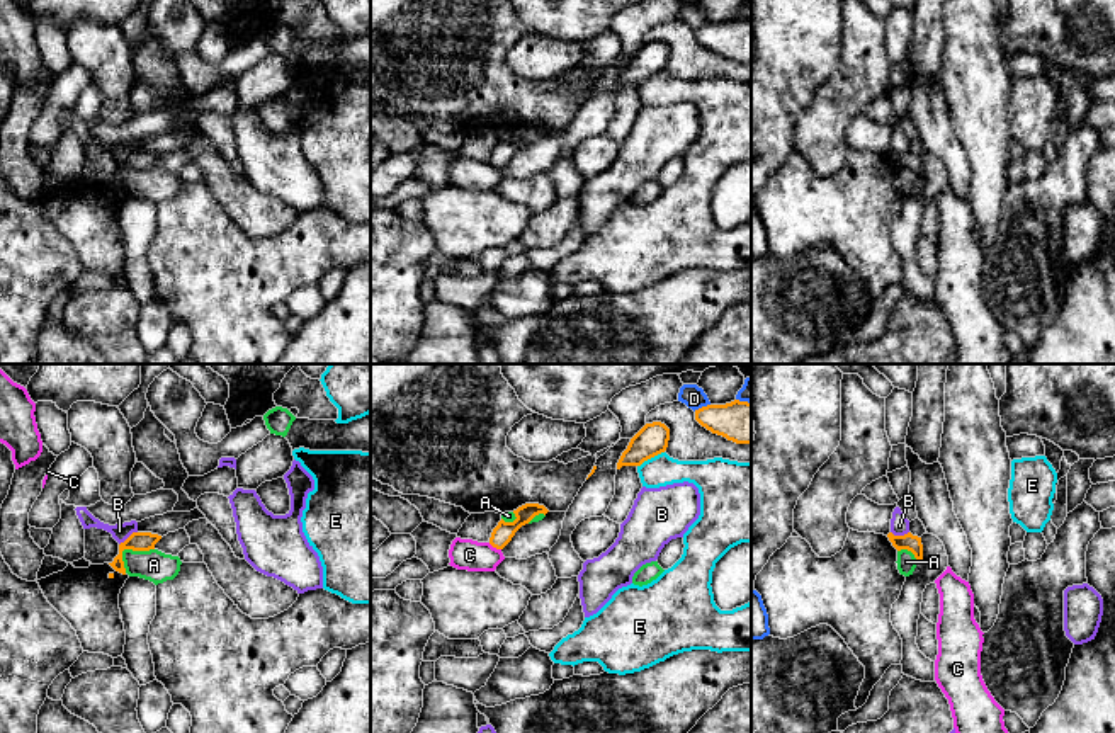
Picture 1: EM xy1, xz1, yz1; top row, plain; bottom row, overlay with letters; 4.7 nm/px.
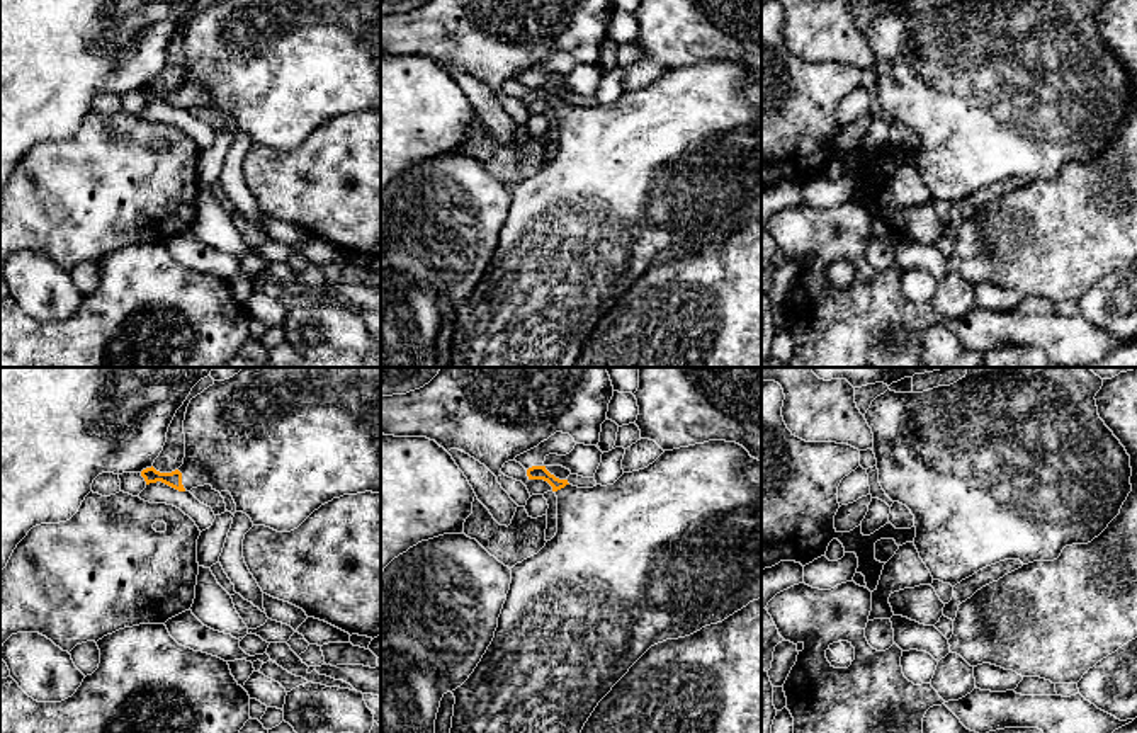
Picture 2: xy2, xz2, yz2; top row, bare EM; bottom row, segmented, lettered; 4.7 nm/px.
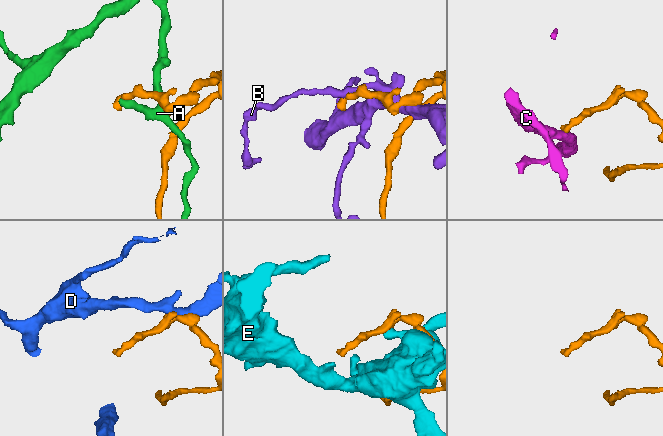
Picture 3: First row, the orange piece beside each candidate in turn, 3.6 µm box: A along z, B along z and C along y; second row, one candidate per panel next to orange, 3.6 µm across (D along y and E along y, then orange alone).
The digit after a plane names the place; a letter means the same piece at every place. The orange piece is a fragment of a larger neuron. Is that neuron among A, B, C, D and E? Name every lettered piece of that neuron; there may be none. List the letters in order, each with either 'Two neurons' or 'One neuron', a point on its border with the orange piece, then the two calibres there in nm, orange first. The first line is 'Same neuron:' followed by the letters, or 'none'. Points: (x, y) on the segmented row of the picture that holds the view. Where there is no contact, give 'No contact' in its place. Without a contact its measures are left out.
Same neuron: none
A: Two neurons. Touches orange at xy1 (128, 548). Thickness 100 nm (orange) against 150 nm
B: Two neurons. Touches orange at xy1 (130, 536). Thickness 100 nm (orange) against 80 nm
C: Two neurons. Touches orange at xz1 (495, 546). Thickness 100 nm (orange) against 150 nm
D: Two neurons. Touches orange at xz1 (702, 407). Thickness 200 nm (orange) against 110 nm
E: Two neurons. Touches orange at xz1 (650, 458). Thickness 150 nm (orange) against 150 nm

